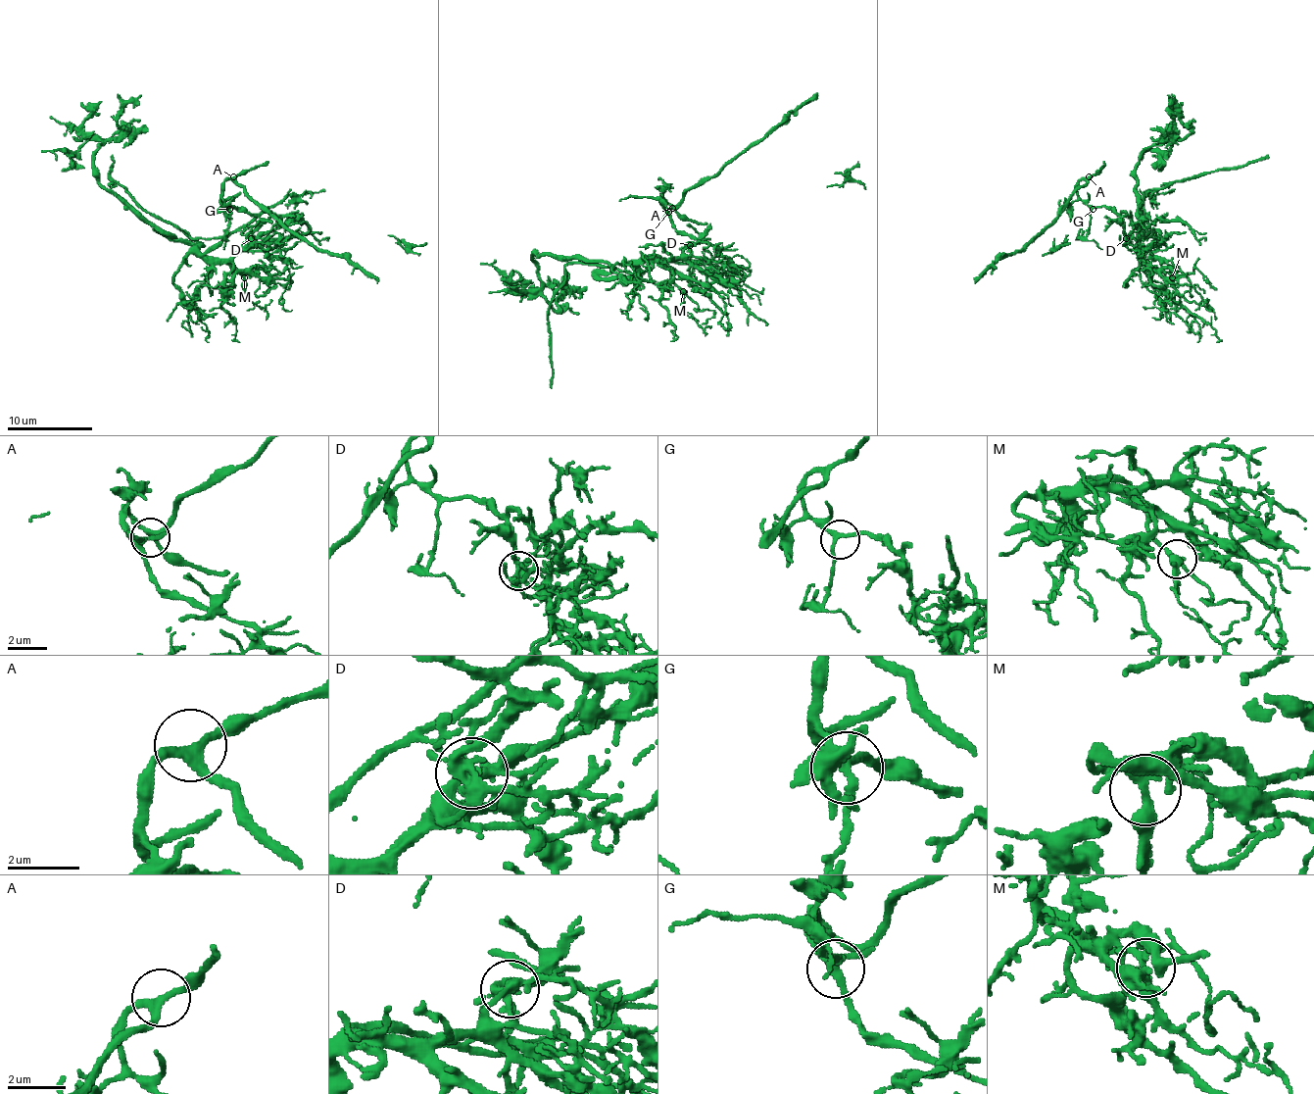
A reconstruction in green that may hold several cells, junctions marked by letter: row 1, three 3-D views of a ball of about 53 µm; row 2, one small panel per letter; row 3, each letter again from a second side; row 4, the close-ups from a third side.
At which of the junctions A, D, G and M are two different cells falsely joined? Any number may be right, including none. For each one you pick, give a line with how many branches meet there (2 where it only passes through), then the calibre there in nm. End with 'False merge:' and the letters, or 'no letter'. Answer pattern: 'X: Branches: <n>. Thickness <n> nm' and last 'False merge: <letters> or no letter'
D: Branches: 6. Thickness 320 nm
False merge: D

